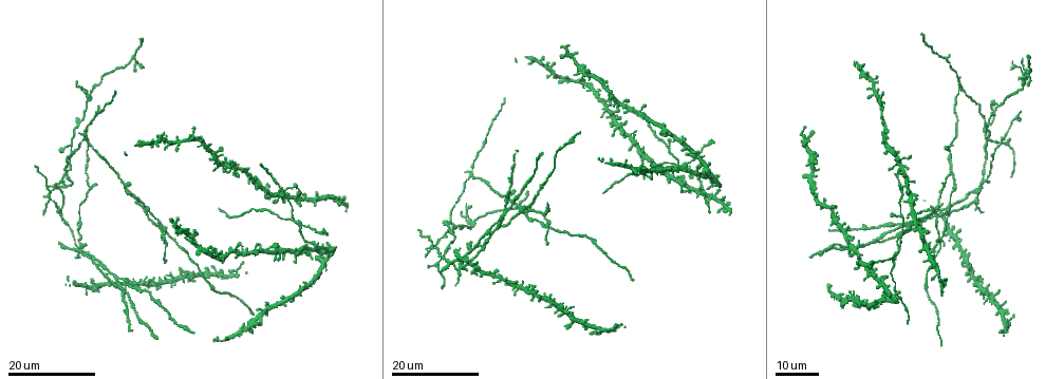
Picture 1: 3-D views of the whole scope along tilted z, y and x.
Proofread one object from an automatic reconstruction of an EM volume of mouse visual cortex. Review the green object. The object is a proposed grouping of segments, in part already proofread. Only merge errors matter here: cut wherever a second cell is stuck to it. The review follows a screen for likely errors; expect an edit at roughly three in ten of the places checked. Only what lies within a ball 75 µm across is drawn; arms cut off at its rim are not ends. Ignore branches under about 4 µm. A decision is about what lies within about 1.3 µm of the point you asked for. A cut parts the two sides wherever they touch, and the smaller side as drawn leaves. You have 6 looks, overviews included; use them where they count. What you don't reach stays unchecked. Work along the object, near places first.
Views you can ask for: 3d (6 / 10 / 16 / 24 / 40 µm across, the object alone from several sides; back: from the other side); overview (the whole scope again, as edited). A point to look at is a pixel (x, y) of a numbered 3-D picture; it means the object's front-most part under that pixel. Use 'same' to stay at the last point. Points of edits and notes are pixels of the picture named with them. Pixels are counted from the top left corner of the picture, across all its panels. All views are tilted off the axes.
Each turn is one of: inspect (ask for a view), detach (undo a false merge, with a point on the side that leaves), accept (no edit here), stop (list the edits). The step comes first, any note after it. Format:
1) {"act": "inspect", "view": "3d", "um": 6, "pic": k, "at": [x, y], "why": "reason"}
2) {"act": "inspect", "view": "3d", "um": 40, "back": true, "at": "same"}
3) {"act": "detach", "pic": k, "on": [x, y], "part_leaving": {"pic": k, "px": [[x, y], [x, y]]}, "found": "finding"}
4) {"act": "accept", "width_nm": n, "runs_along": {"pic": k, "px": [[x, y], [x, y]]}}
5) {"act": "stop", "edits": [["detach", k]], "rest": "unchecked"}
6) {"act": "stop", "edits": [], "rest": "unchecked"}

{"act": "inspect", "view": "3d", "um": 24, "pic": 1, "at": [67, 174], "why": "four or more arms meet"}

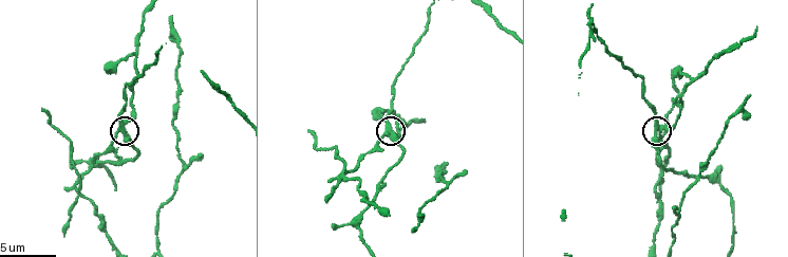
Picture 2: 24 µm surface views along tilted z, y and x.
{"act": "inspect", "view": "3d", "um": 6, "pic": 2, "at": [659, 126], "why": "closer look"}

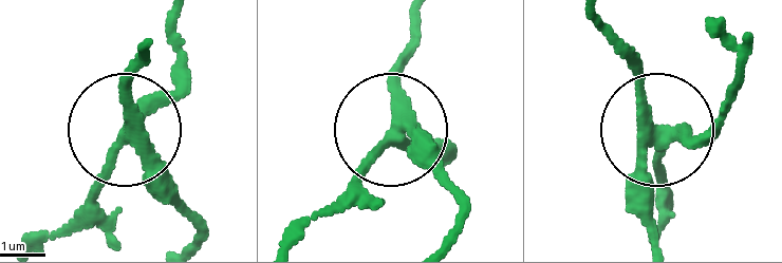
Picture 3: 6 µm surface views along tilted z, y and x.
{"act": "detach", "pic": 3, "on": [97, 182], "side_arm_um": 44, "part_leaving": {"pic": 3, "px": [[128, 136], [91, 217], [50, 243]]}, "found": "two cells meet here"}

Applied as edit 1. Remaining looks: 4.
{"act": "inspect", "view": "3d", "um": 6, "pic": 2, "at": [594, 25], "why": "four or more arms meet"}

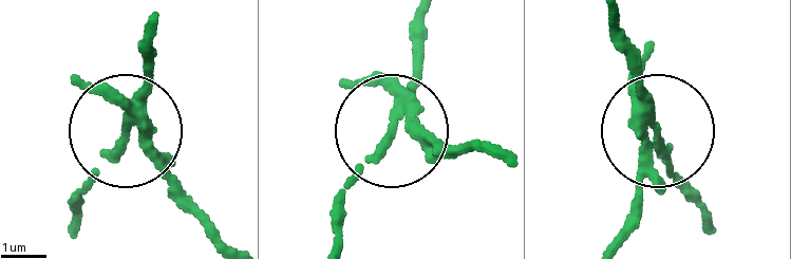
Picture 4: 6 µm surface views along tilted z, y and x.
{"act": "detach", "pic": 4, "on": [156, 164], "part_leaving": {"pic": 4, "px": [[136, 118], [155, 171], [215, 243]]}, "found": "a second cell is stuck on"}

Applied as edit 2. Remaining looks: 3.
{"act": "inspect", "view": "3d", "um": 24, "pic": 1, "at": [291, 216], "why": "three arms meet"}

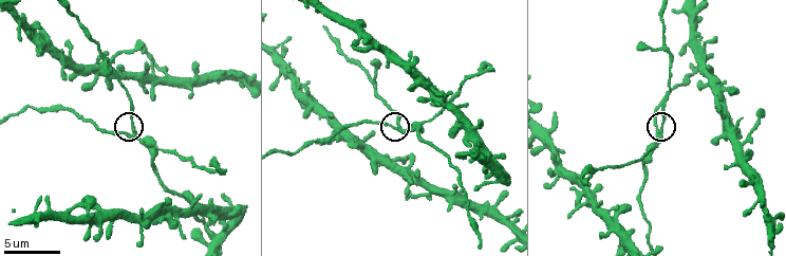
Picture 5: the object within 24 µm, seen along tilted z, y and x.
{"act": "inspect", "view": "3d", "um": 10, "pic": 5, "at": [658, 131]}

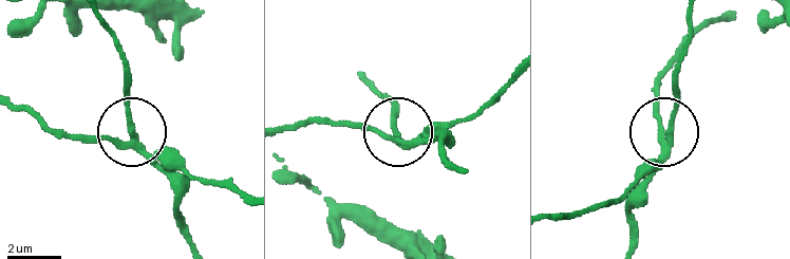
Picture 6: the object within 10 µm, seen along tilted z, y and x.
{"act": "detach", "pic": 6, "on": [177, 152], "arms": 3, "part_leaving": {"pic": 6, "px": [[136, 151], [105, 140], [63, 137], [17, 108]]}, "found": "a second cell is stuck on"}

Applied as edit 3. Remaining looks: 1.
{"act": "stop", "edits": [["detach", 3], ["detach", 4], ["detach", 6]], "rest": "unchecked"}

